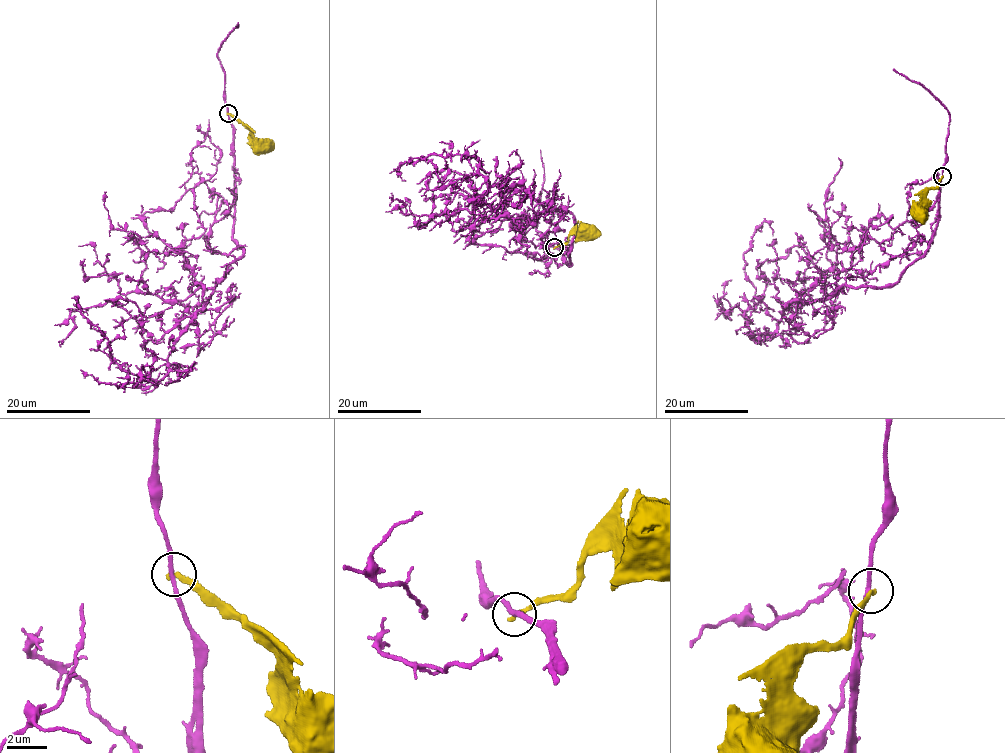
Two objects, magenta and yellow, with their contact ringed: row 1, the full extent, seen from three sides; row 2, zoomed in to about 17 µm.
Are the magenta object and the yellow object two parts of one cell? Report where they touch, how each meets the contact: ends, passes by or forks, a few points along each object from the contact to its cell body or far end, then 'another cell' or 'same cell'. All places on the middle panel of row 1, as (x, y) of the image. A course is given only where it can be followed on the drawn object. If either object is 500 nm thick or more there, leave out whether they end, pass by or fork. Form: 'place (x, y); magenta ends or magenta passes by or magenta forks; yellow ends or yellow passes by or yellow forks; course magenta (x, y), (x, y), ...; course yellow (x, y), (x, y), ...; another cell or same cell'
place (554, 247); magenta passes by; yellow ends; course magenta (554, 247), (570, 267), (574, 217), (521, 185), (444, 185), (421, 156), (398, 168), (405, 181); course yellow (554, 247), (566, 241), (568, 236), (585, 236), (590, 232); another cell

